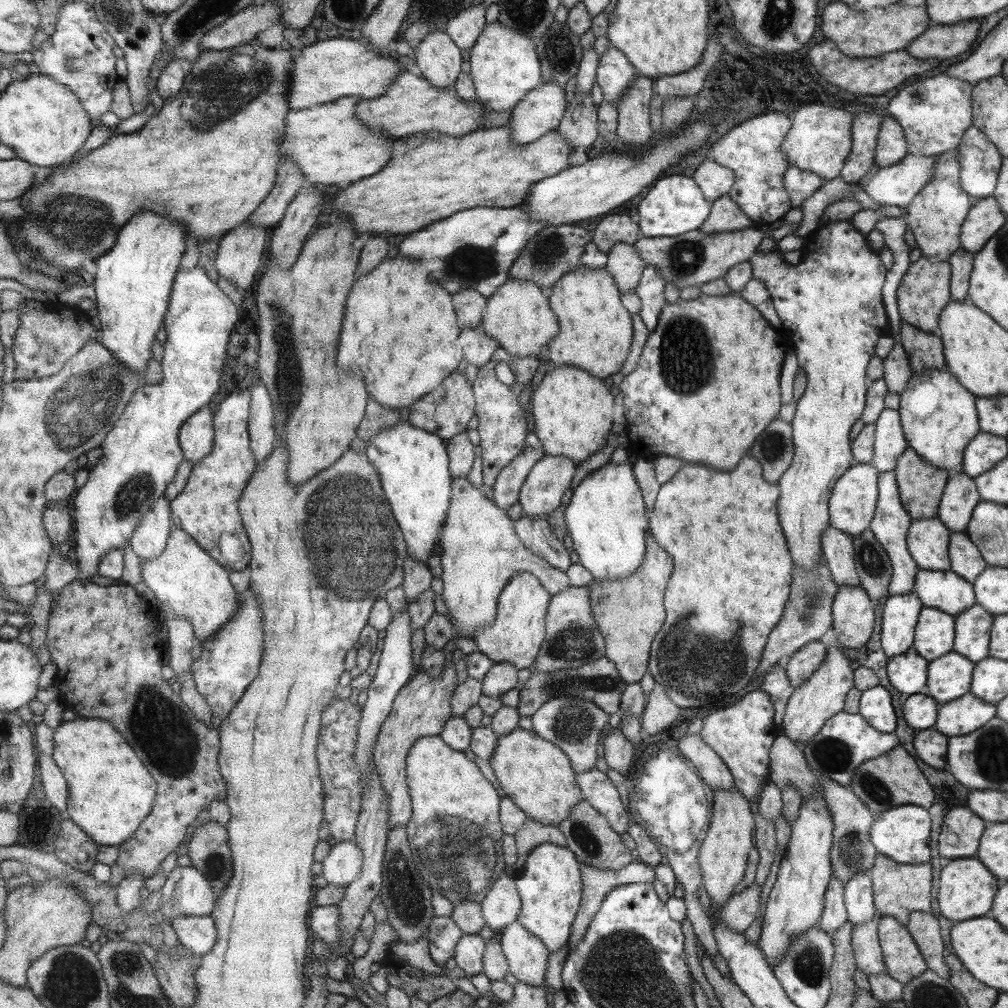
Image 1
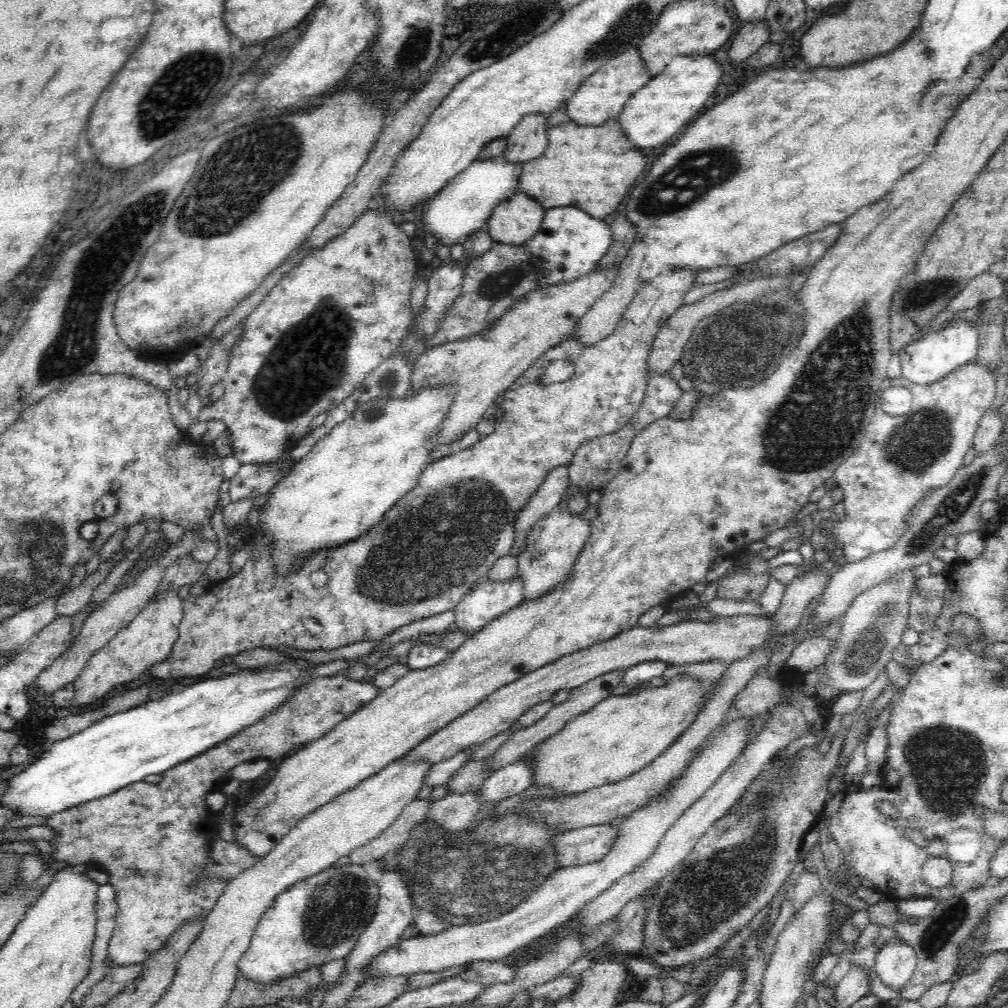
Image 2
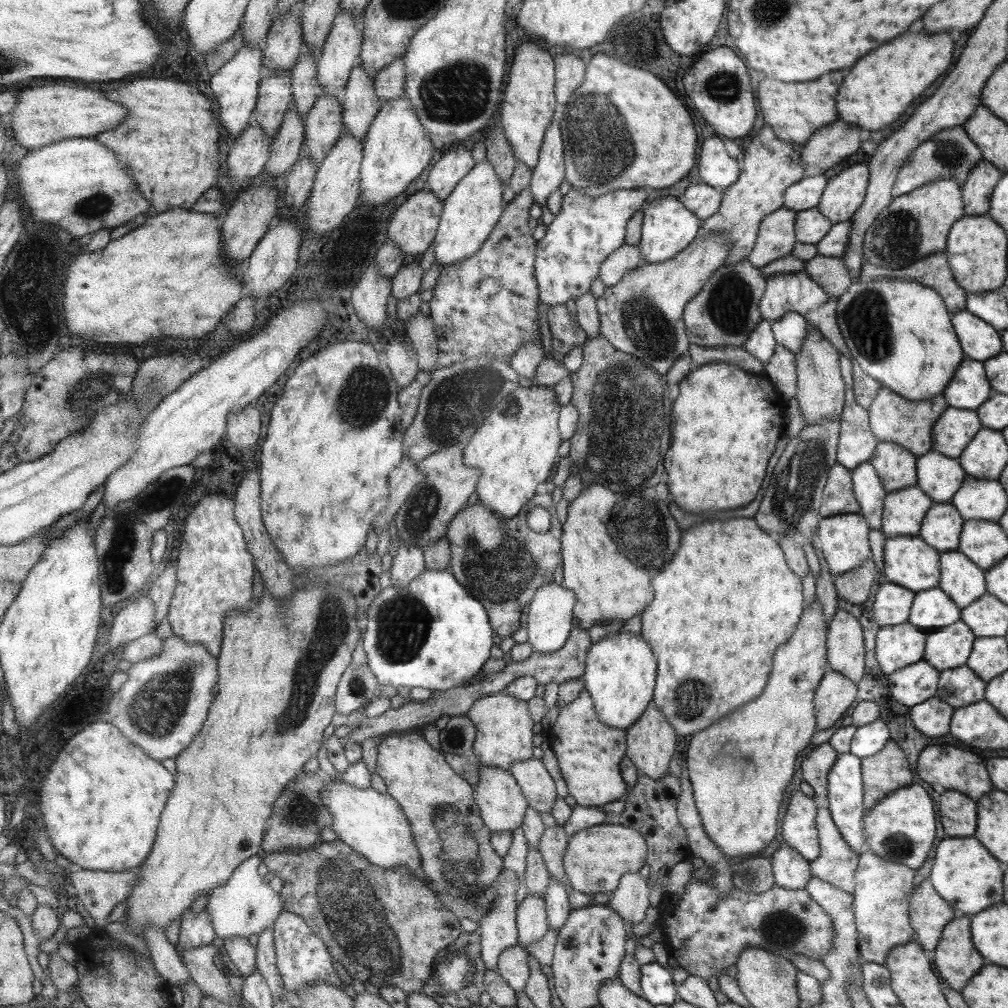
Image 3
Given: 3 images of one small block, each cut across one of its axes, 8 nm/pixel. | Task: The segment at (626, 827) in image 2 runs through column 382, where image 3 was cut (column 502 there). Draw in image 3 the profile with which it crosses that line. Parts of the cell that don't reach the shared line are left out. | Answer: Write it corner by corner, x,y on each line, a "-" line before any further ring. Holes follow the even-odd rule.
515,944
509,948
505,948
497,957
496,972
515,992
524,991
529,977
527,955
521,950
519,945

